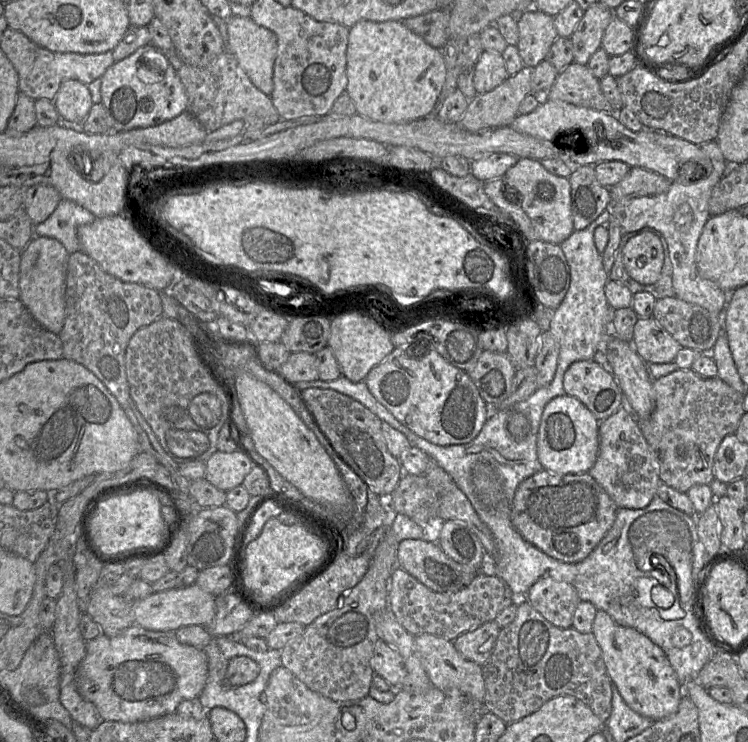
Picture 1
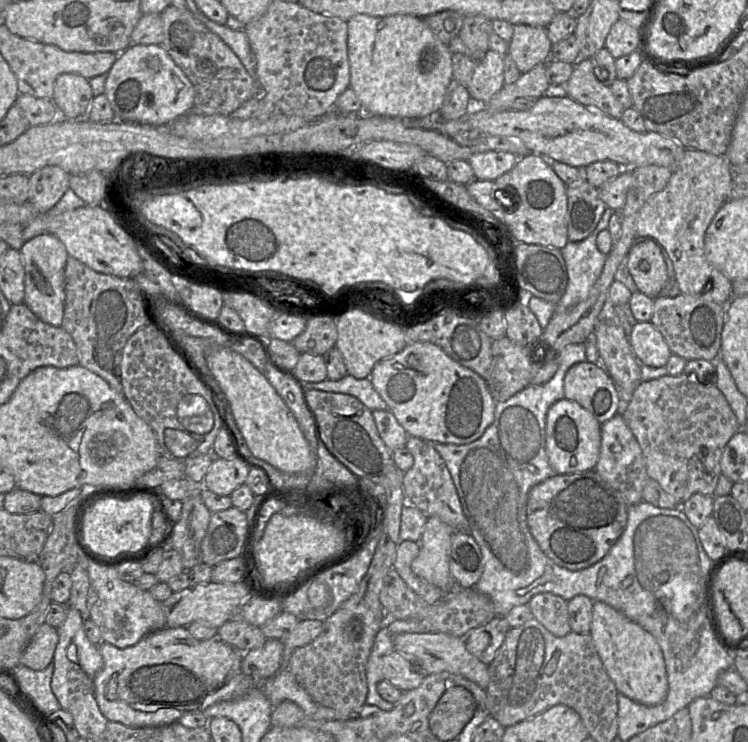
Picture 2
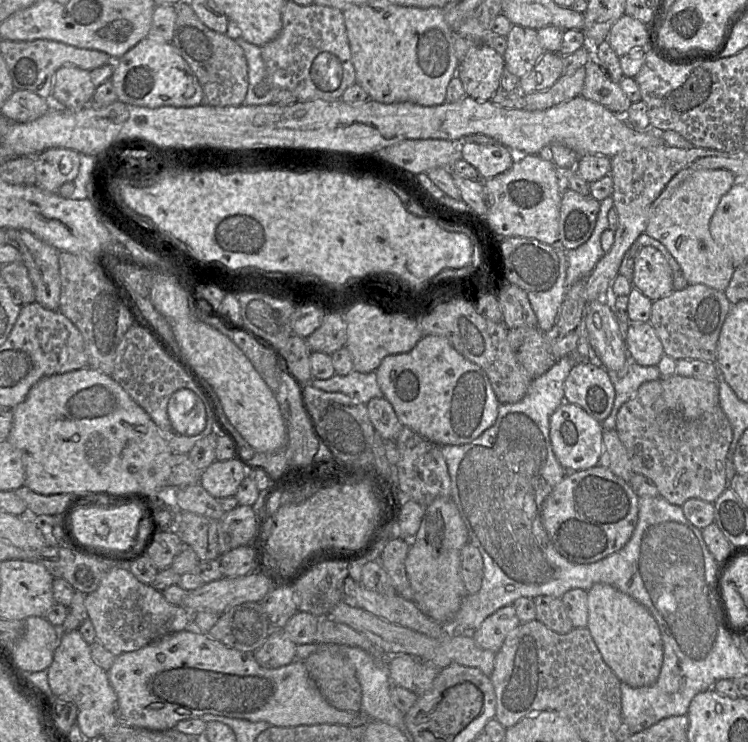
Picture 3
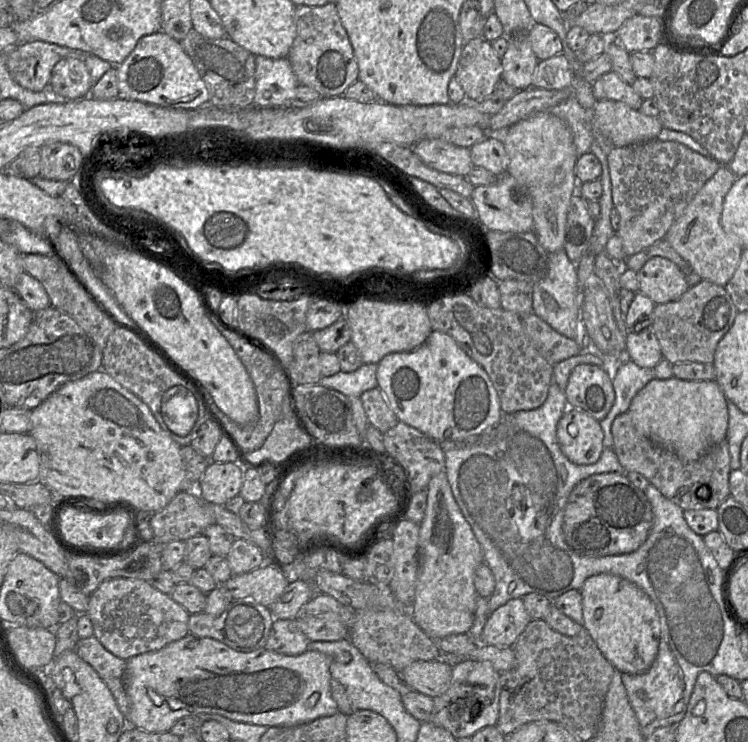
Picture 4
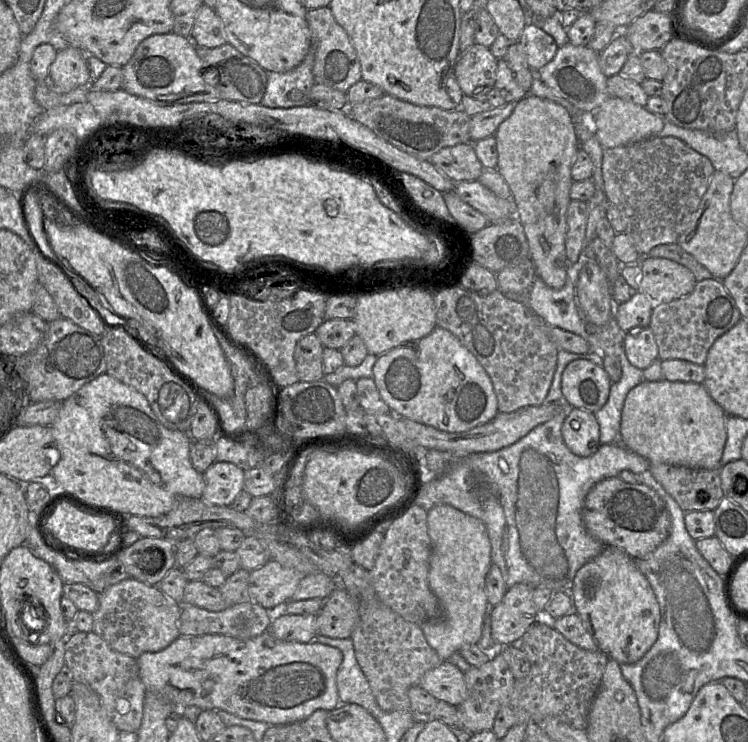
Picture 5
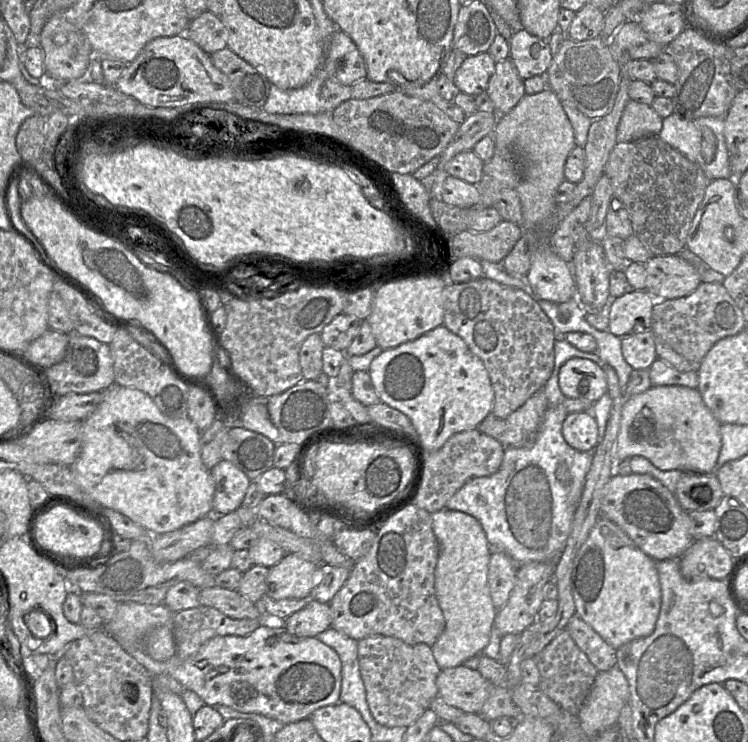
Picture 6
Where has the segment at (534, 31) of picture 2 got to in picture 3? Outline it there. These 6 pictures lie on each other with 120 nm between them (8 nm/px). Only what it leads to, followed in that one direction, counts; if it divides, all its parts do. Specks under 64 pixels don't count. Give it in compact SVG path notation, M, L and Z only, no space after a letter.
M512 25L505 38L504 69L520 79L534 68L546 51L535 29Z

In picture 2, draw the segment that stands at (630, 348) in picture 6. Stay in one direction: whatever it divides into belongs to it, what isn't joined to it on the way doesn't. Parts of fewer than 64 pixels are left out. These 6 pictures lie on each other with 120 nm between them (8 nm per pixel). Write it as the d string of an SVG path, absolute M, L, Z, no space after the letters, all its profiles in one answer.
M638 322L628 336L638 361L649 367L665 367L672 355L659 330L649 322Z

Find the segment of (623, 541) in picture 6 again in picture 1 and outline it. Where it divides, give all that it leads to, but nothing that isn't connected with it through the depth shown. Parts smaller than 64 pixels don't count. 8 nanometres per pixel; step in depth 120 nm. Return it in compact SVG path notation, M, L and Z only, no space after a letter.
M597 610L592 626L607 673L624 702L636 713L654 721L674 714L682 699L682 685L664 651L634 628L617 624L605 611Z

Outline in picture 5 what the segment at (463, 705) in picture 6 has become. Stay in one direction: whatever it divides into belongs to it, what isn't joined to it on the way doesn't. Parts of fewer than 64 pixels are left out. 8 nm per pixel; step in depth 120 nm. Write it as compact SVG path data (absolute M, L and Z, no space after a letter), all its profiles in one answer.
M448 660L426 672L419 685L437 700L454 706L461 705L467 696L464 673Z

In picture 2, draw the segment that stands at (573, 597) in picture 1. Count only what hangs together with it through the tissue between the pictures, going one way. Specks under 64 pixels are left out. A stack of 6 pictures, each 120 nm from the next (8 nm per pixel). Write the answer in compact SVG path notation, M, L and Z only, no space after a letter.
M549 592L533 596L529 607L534 618L549 632L564 637L571 632L568 613L568 601Z

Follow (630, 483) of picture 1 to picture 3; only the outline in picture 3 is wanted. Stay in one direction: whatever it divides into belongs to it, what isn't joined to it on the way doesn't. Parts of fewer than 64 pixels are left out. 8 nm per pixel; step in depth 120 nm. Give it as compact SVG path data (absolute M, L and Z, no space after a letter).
M615 429L603 430L603 450L599 465L609 469L628 483L634 475L627 450Z

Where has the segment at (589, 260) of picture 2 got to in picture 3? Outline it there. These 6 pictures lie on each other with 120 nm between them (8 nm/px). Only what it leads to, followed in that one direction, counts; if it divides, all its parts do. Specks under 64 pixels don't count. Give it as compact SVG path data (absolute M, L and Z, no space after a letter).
M612 195L600 202L600 209L595 228L590 238L578 248L567 251L568 269L566 274L567 288L578 280L587 277L605 252L601 246L601 235L609 229L608 213L613 208Z

